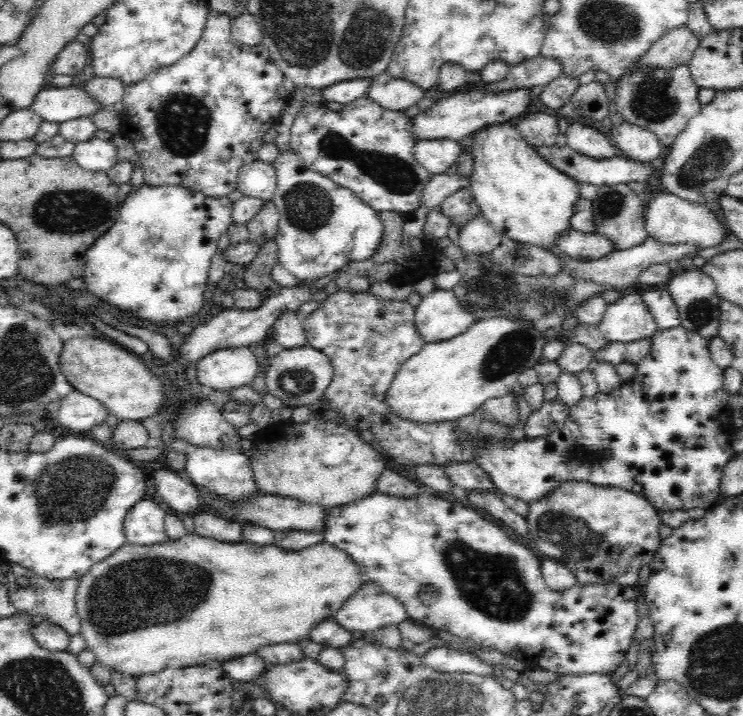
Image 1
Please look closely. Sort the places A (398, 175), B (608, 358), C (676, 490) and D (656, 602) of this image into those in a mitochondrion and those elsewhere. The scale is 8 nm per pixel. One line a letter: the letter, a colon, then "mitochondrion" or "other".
A: mitochondrion
B: other
C: other
D: other

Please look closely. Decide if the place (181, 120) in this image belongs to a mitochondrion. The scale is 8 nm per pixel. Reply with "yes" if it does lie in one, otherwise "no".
yes

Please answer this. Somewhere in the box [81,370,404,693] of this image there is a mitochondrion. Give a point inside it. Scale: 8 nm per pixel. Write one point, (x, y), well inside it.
(175, 589)

